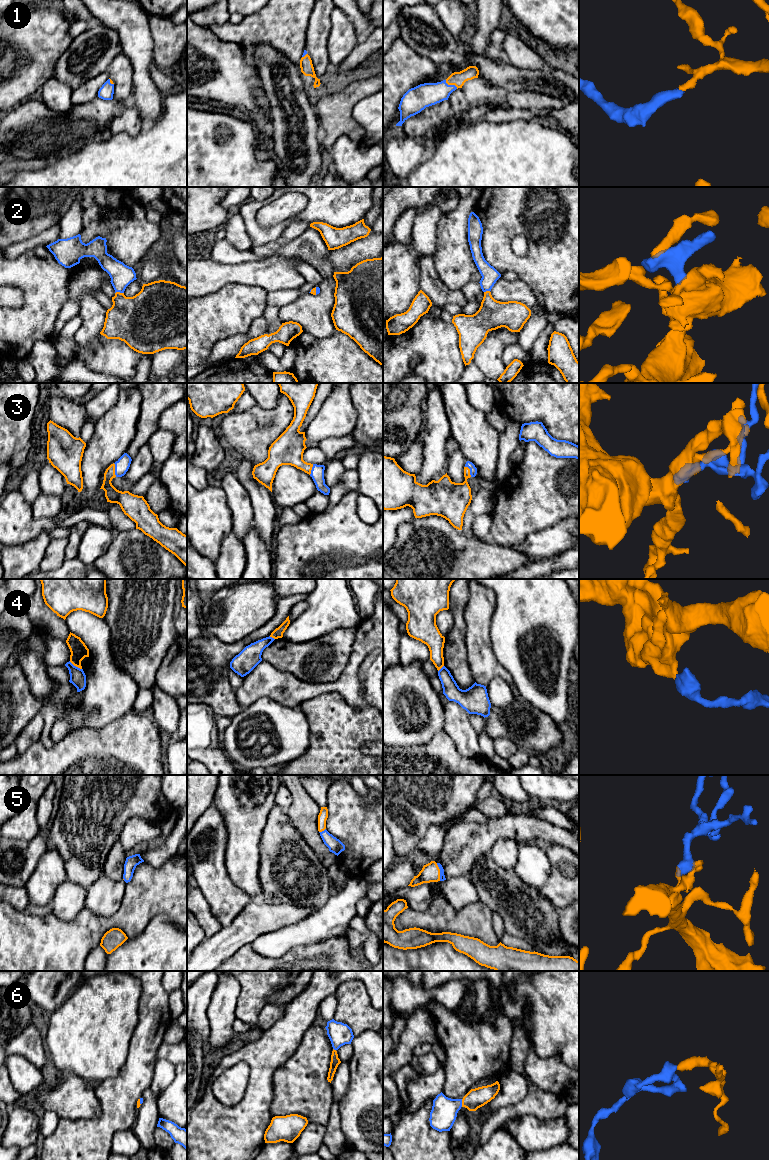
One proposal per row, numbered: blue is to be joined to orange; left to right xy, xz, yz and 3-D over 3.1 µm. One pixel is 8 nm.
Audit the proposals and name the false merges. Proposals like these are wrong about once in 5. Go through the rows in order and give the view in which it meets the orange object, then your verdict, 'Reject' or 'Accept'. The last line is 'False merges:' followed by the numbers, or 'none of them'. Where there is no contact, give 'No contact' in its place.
1: Touches orange in yz. Accept
2: Touches orange in xy. Accept
3: Touches orange in xy. Accept
4: Touches orange in xy. Reject
5: Touches orange in yz. Accept
6: Touches orange in yz. Accept
False merges: 4

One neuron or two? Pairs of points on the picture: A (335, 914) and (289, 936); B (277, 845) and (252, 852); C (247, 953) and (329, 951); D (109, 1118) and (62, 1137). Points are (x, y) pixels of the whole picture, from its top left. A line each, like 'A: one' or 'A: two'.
A: one
B: two
C: one
D: one

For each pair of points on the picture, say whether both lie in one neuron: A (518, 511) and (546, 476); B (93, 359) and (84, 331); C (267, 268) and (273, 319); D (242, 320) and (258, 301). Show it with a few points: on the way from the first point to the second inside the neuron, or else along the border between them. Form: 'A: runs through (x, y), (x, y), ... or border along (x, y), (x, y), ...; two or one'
A: runs through (527, 502), (542, 485); one
B: border along (99, 332), (85, 345), (79, 345), (73, 339); two
C: border along (267, 306), (277, 306), (279, 308); two
D: runs through (244, 315), (253, 306); one

